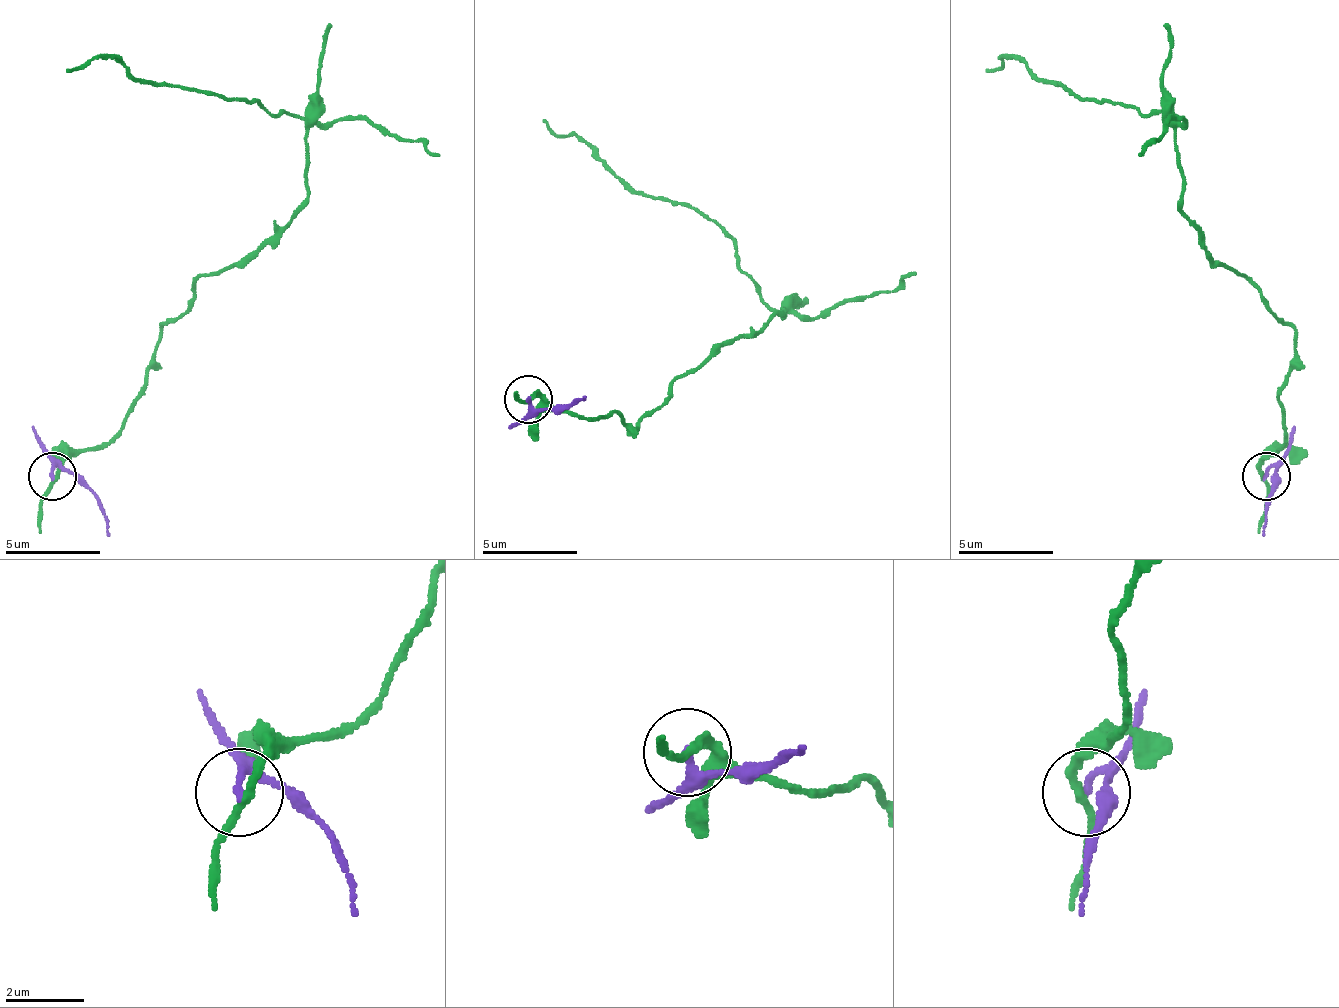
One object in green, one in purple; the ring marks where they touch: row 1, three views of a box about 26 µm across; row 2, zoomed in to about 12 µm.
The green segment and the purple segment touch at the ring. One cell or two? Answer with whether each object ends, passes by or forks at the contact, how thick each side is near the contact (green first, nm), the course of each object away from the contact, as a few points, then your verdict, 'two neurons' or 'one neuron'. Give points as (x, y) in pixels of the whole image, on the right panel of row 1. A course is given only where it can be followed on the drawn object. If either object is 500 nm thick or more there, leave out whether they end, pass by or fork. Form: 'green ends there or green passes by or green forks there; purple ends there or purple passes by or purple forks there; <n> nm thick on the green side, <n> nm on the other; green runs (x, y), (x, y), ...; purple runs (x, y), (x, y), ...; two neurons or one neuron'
green passes by; purple passes by; 190 nm thick on the green side, 140 nm on the other; green runs (1264, 479), (1264, 460), (1284, 446), (1293, 331), (1183, 211), (1174, 116), (1054, 87), (1016, 58), (987, 73); purple runs (1264, 474), (1274, 470), (1274, 489), (1264, 503), (1264, 537); two neurons

